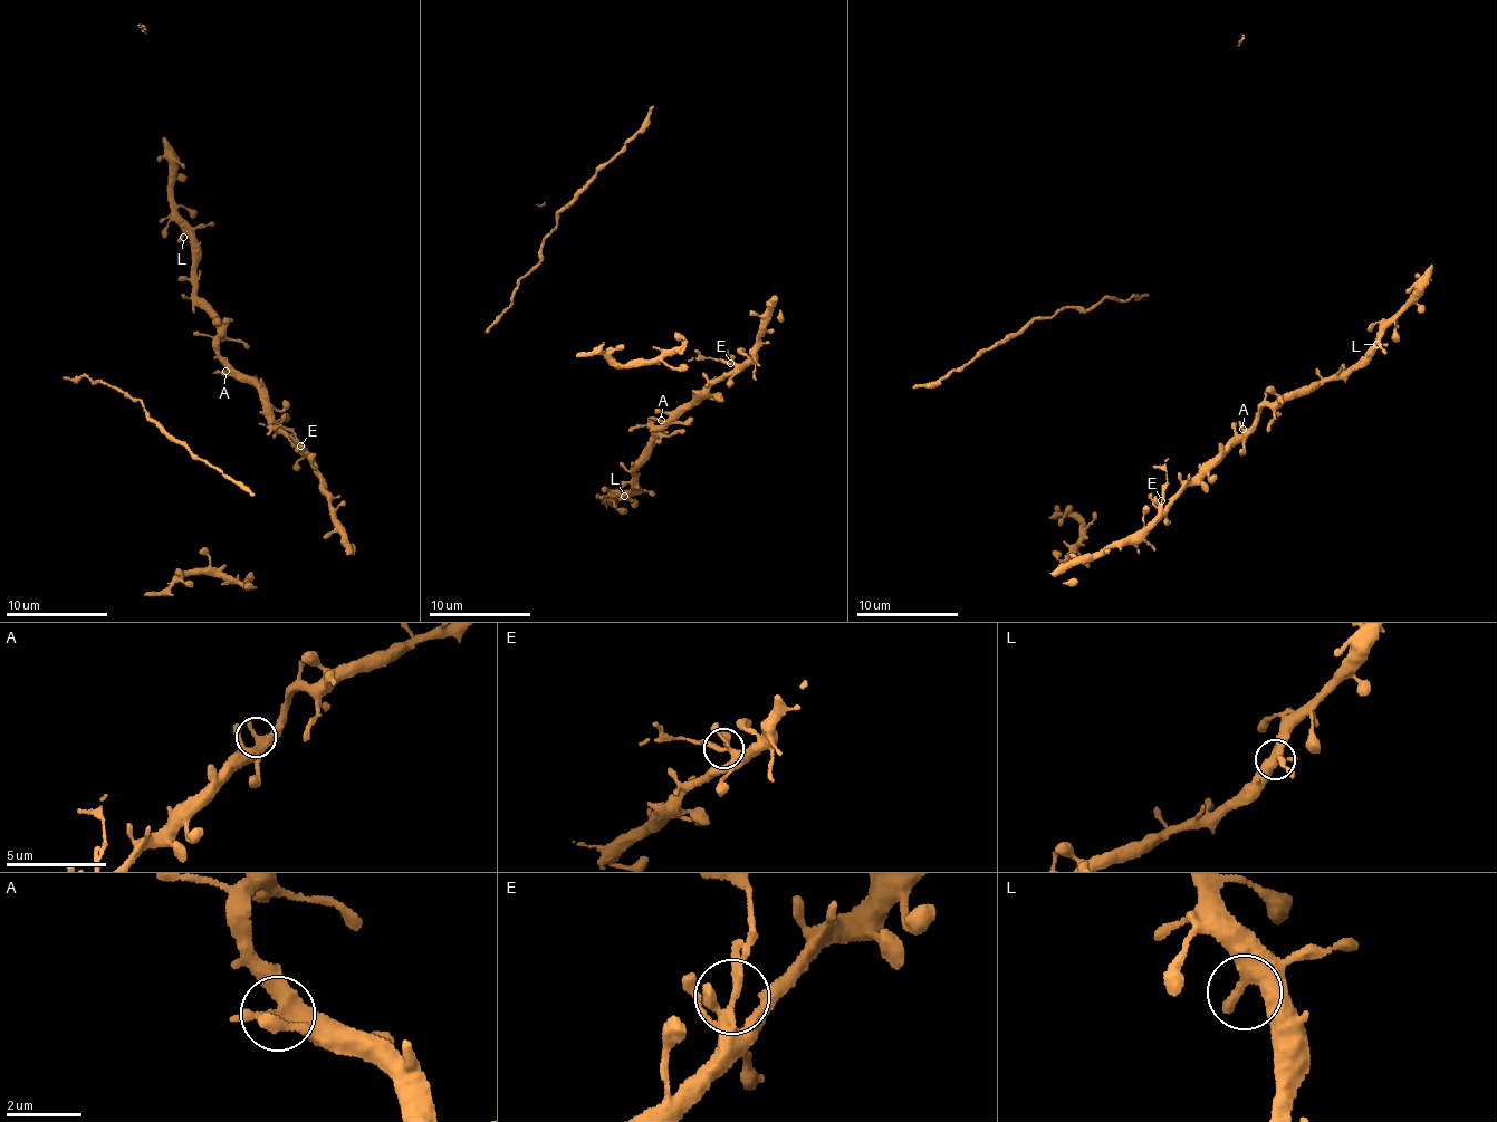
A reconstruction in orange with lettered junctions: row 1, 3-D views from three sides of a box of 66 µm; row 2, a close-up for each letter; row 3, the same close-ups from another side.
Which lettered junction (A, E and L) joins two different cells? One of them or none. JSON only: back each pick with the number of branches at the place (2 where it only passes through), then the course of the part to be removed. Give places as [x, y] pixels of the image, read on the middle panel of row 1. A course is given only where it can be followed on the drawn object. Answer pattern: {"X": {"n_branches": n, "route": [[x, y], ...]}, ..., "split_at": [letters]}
{"E": {"n_branches": 3, "route": [[730, 362], [710, 358], [688, 361]]}, "split_at": ["E"]}

